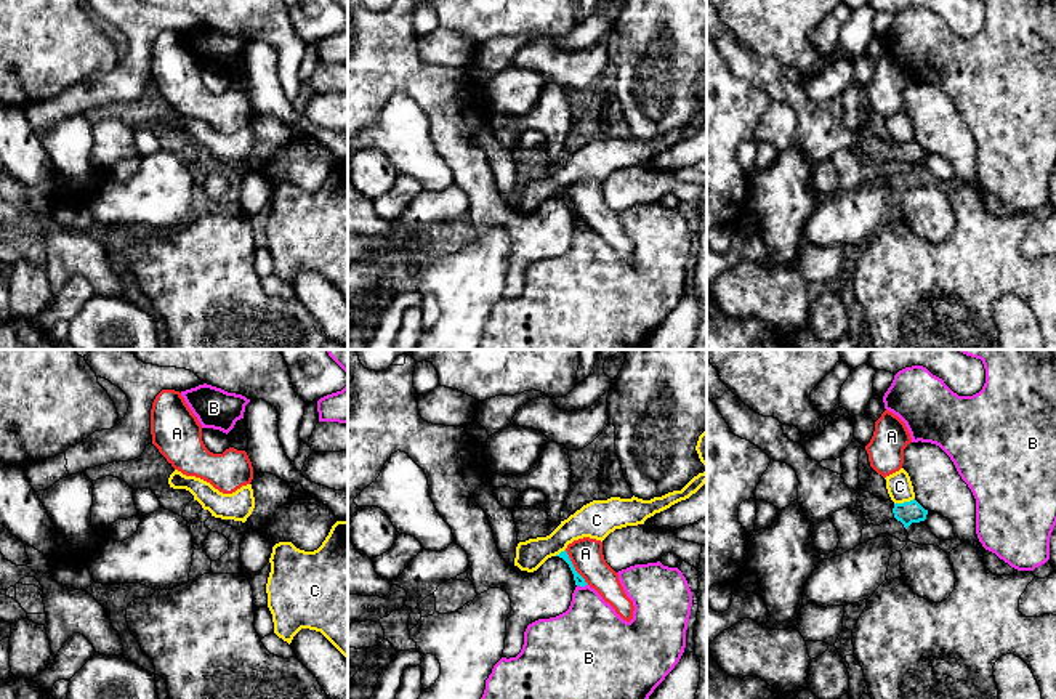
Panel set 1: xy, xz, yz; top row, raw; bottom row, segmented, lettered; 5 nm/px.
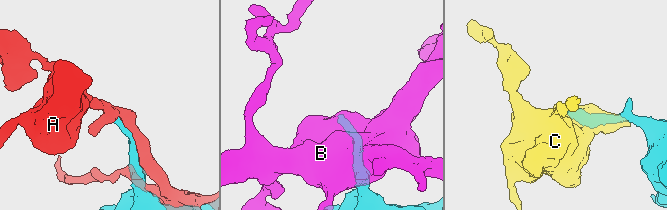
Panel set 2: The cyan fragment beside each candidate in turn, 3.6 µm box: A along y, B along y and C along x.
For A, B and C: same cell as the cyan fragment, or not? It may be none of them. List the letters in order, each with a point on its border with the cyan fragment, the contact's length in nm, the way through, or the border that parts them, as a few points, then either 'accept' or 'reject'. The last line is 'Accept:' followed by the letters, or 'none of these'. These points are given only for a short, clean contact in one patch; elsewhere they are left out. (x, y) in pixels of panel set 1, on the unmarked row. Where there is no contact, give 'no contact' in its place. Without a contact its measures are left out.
A: contact xz (574, 209); length 220 nm; reject
B: contact xz (582, 226); length 60 nm; reject
C: contact yz (904, 143); length 110 nm; reject
Accept: none of these

